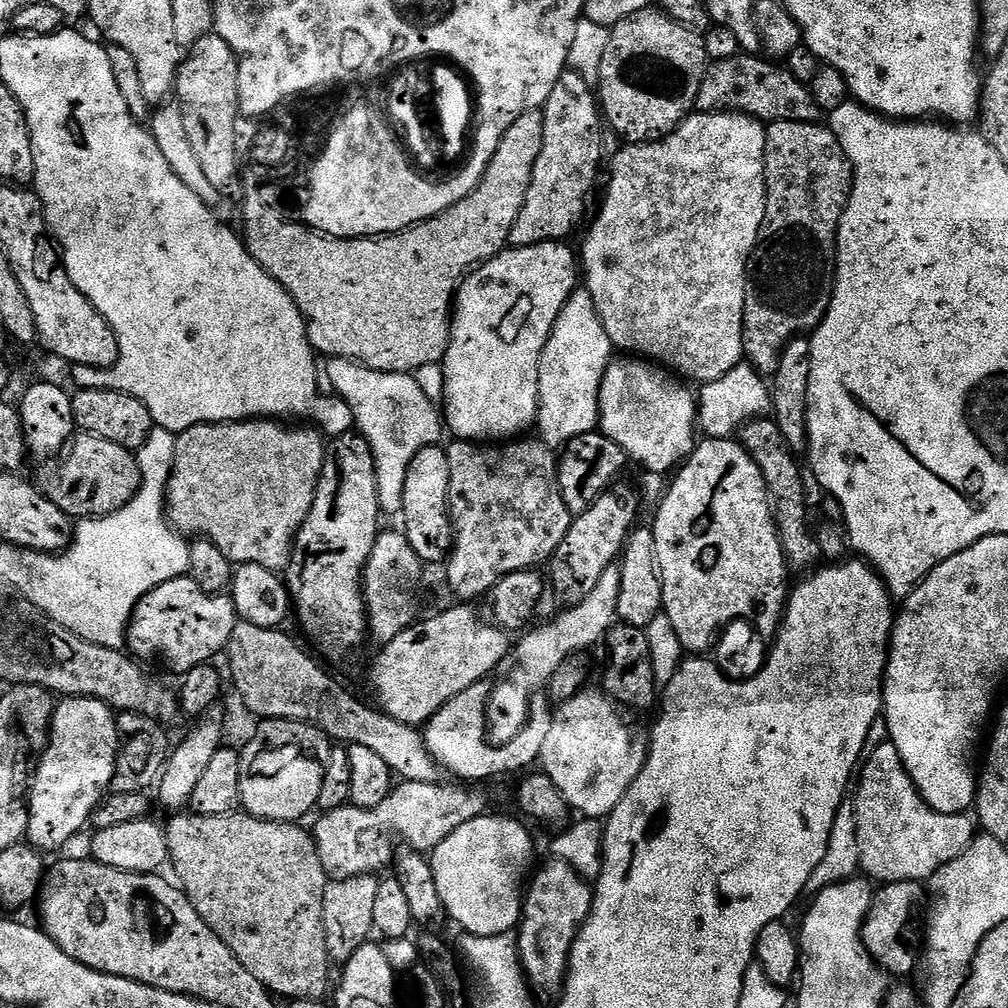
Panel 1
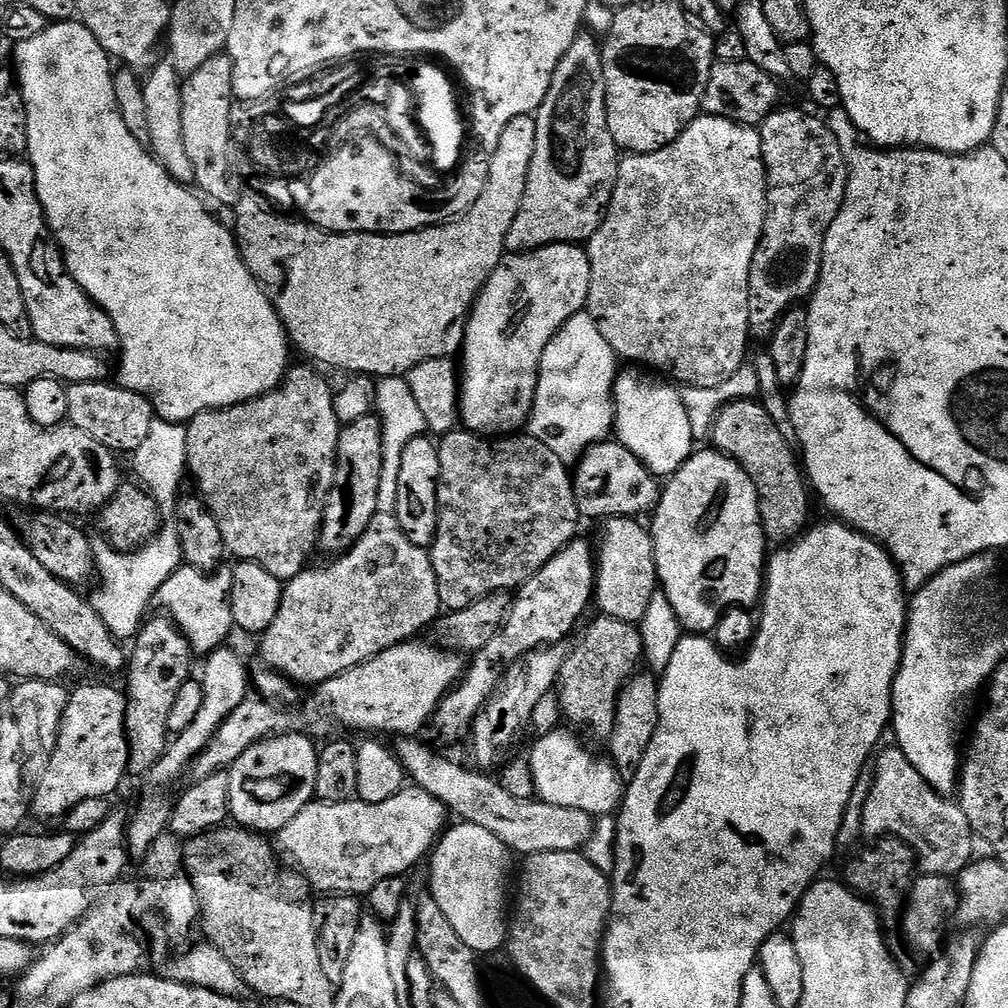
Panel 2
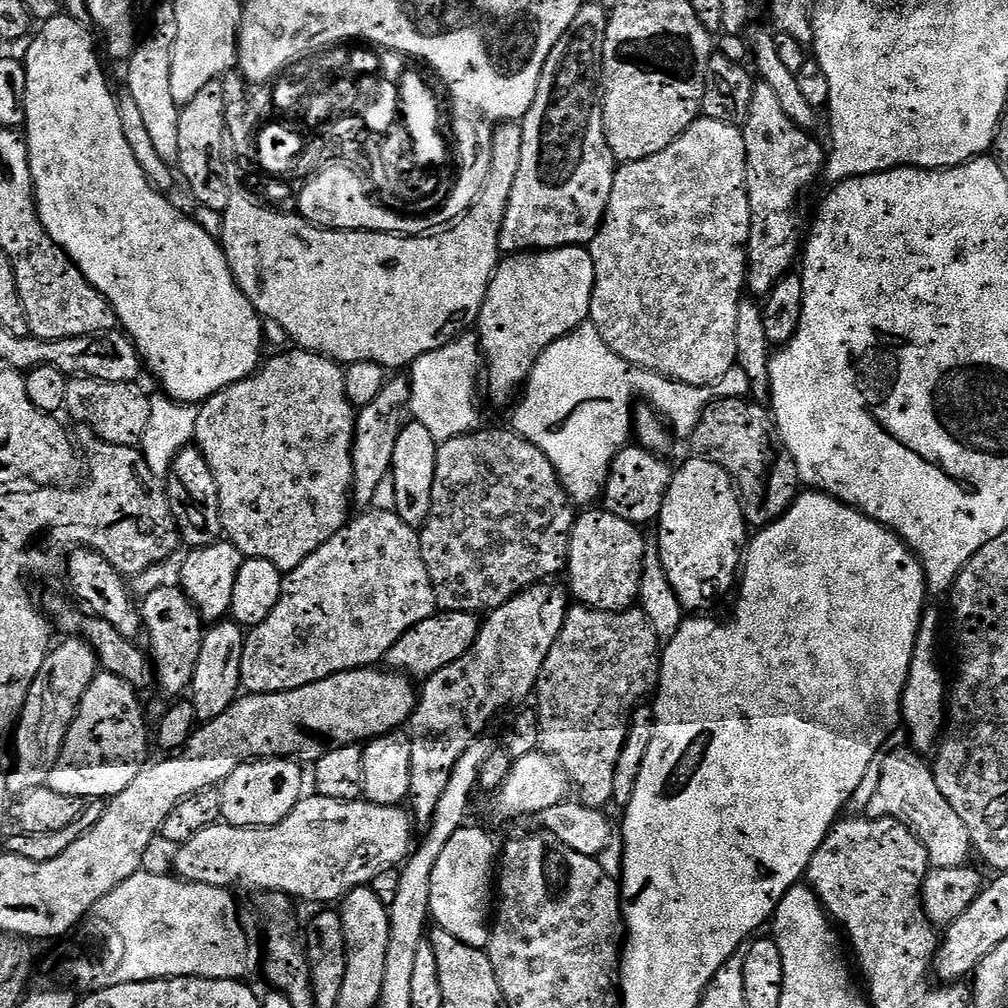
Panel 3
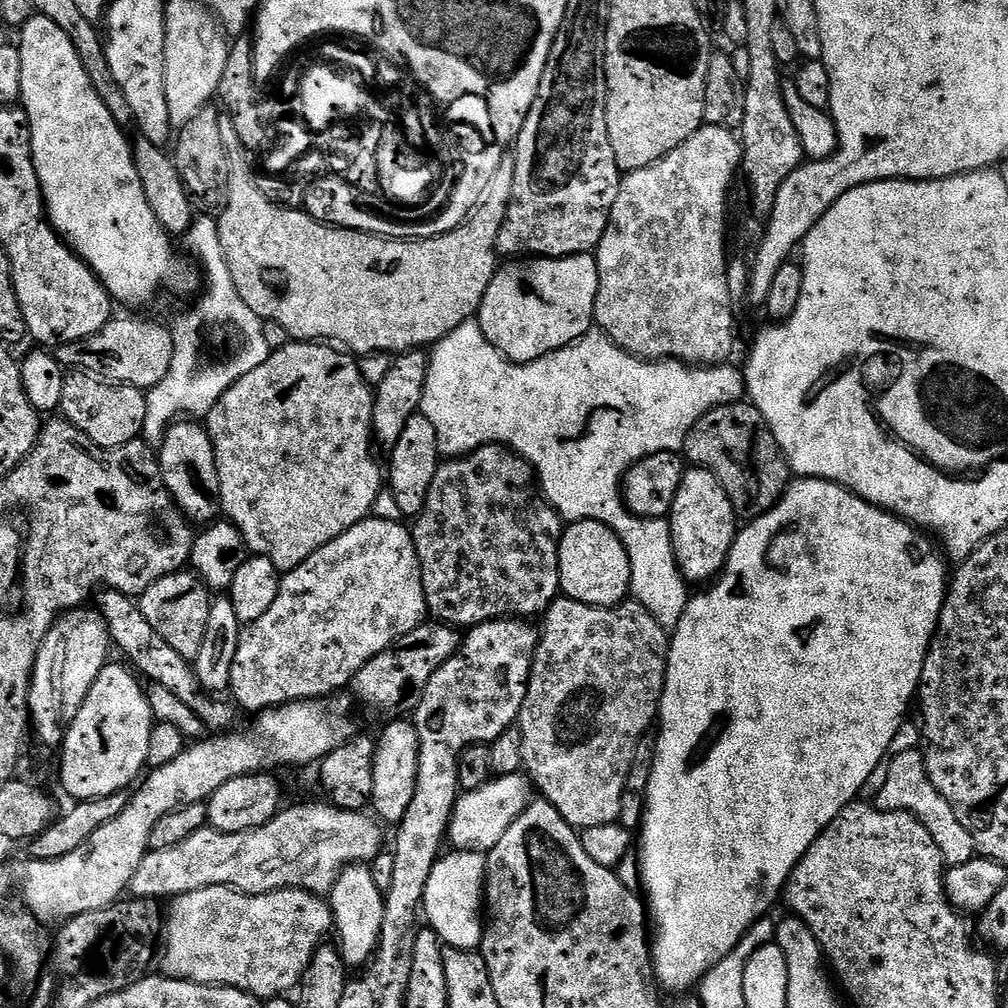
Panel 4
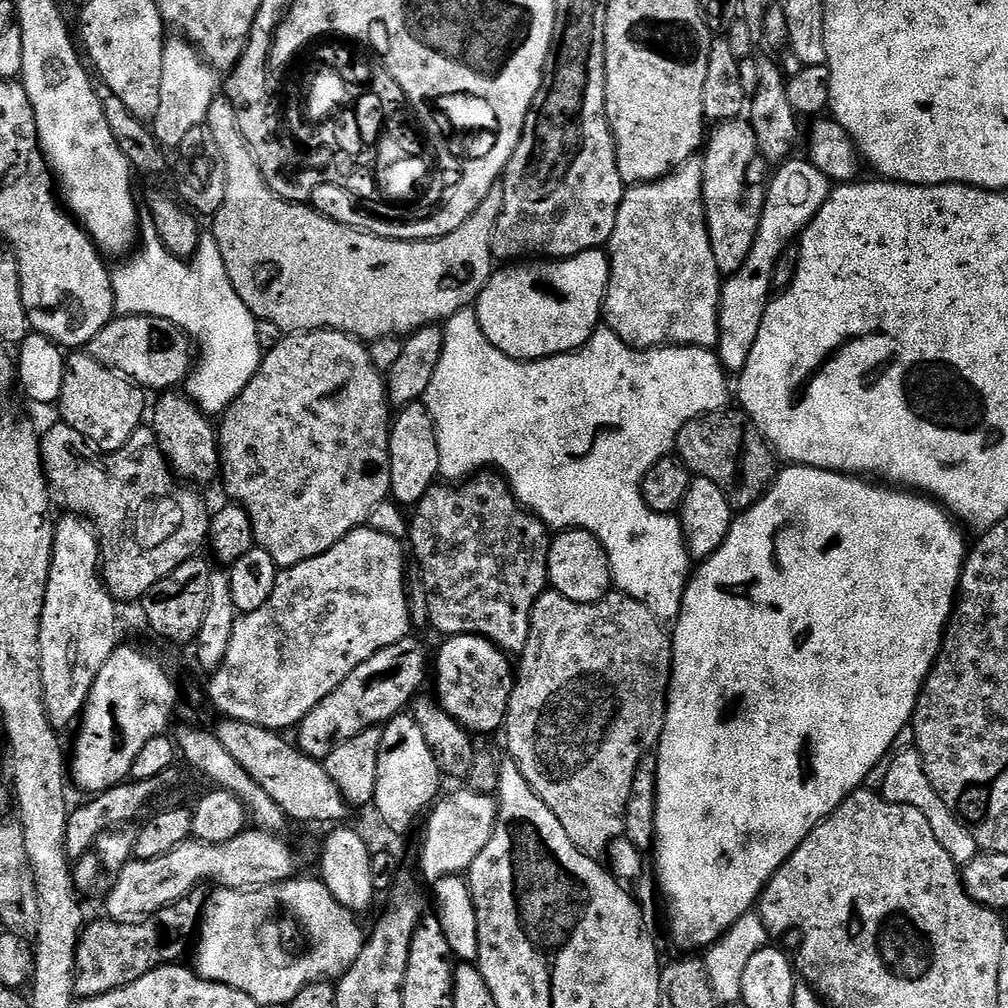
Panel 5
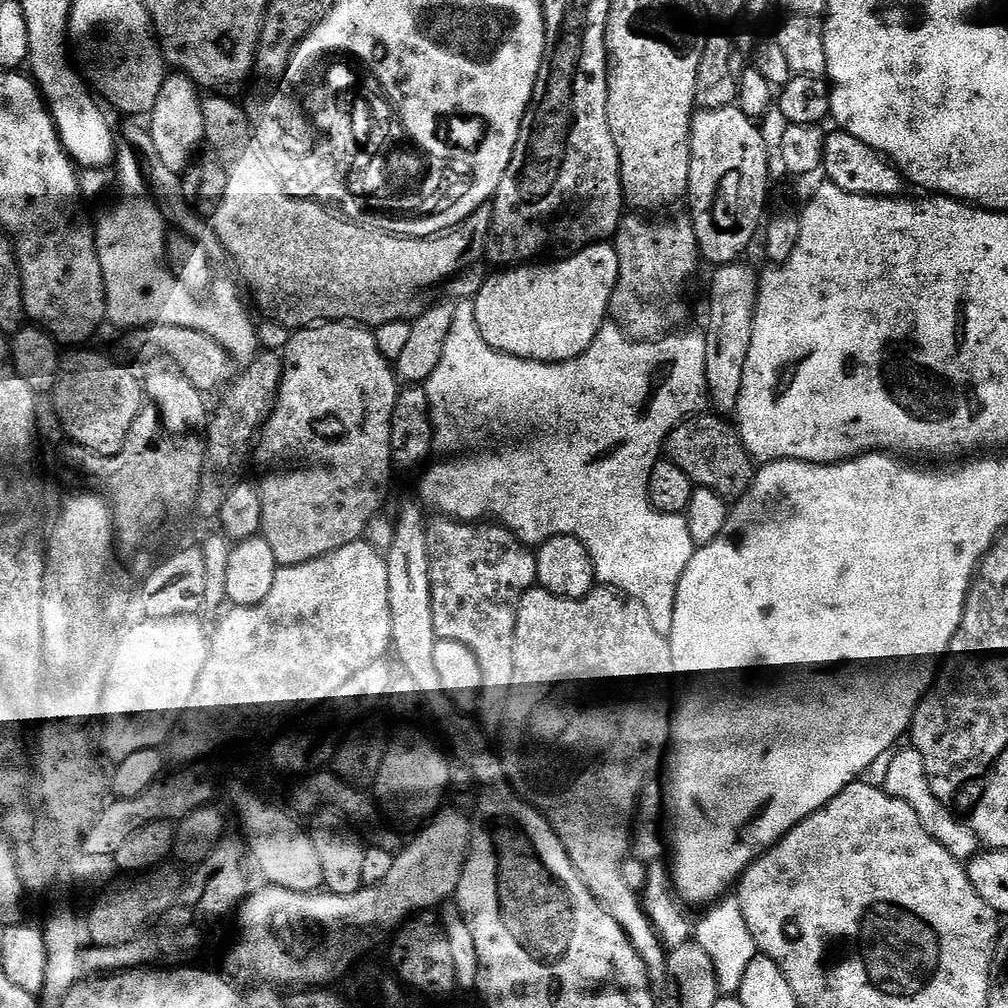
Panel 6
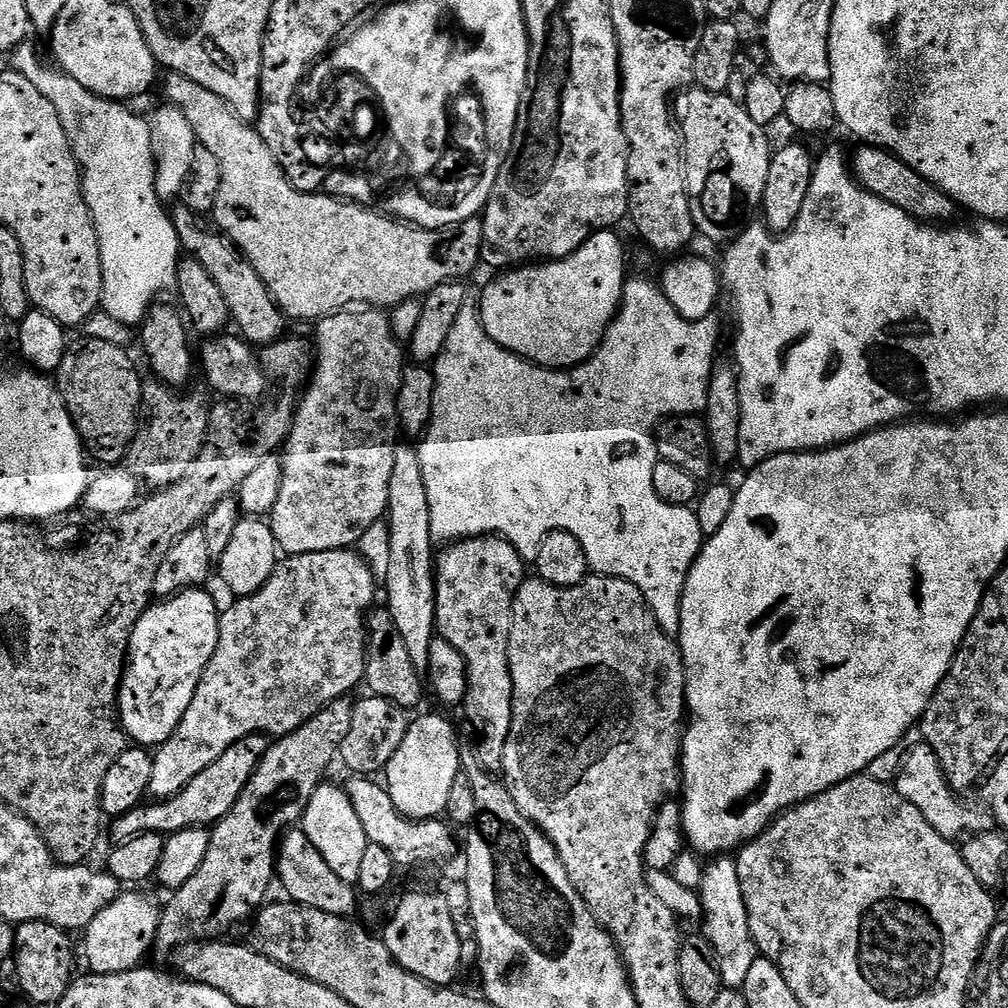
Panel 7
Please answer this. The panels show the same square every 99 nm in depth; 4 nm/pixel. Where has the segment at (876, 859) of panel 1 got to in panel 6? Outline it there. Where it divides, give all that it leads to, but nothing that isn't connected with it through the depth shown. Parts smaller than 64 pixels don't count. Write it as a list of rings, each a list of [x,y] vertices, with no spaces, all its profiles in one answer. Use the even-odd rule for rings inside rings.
[[[904,747],[891,753],[890,770],[886,773],[884,791],[906,802],[906,806],[910,806],[914,814],[918,814],[922,826],[926,826],[929,834],[942,846],[946,846],[946,850],[950,850],[950,854],[954,854],[956,860],[961,862],[971,860],[982,848],[978,834],[974,834],[971,826],[965,824],[951,808],[938,802],[938,798],[934,798],[934,790],[930,790],[930,782],[926,778],[926,762],[922,762],[922,754],[918,754],[914,747]]]

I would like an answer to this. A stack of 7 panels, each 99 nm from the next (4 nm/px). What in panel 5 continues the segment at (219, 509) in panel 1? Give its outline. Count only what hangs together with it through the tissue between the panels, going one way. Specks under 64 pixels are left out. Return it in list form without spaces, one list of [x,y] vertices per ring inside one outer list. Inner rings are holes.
[[[320,328],[317,332],[293,332],[279,337],[281,340],[272,349],[263,353],[258,374],[250,378],[246,390],[238,394],[238,398],[222,413],[221,424],[218,424],[218,443],[220,445],[220,467],[224,488],[231,499],[246,510],[252,522],[254,538],[257,545],[270,558],[274,558],[277,569],[298,566],[298,562],[318,558],[318,554],[326,554],[330,546],[342,542],[346,534],[356,528],[367,525],[370,514],[374,514],[374,506],[389,499],[392,483],[390,482],[390,405],[388,402],[388,386],[383,371],[375,368],[368,353],[369,345],[345,332],[333,332],[330,328]]]

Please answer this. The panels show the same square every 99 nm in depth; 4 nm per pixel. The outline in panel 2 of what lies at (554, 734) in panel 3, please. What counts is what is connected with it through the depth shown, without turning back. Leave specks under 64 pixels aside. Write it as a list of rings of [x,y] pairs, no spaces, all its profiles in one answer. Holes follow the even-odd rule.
[[[603,614],[597,617],[577,642],[576,649],[572,648],[567,653],[567,660],[560,670],[558,693],[560,711],[565,721],[577,724],[572,725],[577,729],[585,728],[596,736],[607,738],[612,735],[620,692],[624,689],[624,683],[637,675],[644,659],[644,647],[640,629],[635,623]]]

